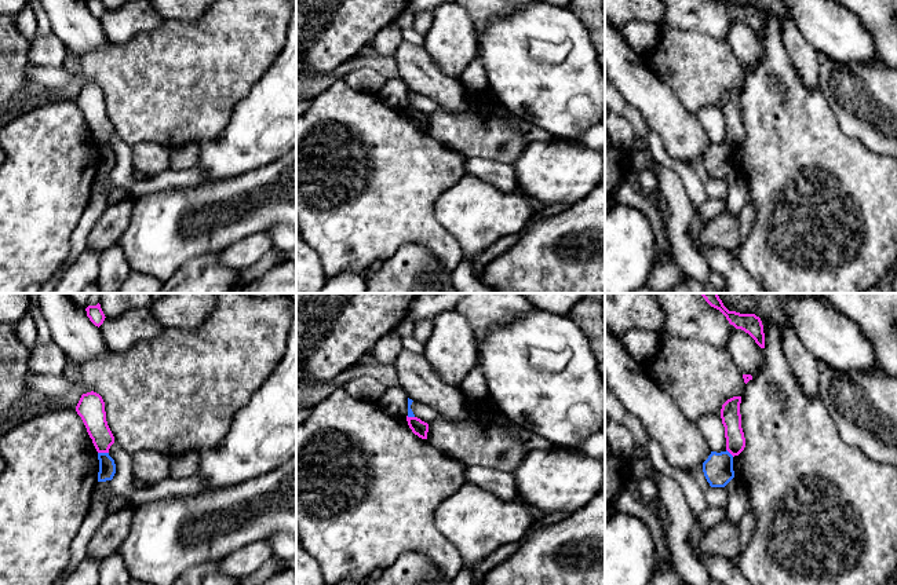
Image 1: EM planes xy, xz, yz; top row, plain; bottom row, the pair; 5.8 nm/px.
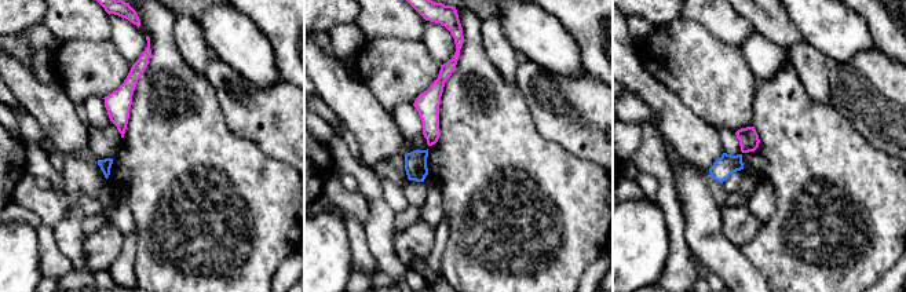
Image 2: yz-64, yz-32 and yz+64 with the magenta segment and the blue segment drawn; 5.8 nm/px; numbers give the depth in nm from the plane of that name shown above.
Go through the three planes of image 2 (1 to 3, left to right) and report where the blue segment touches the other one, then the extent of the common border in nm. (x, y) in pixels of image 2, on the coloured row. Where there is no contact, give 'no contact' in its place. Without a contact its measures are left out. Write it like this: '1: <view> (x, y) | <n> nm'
1: no contact
2: no contact
3: no contact

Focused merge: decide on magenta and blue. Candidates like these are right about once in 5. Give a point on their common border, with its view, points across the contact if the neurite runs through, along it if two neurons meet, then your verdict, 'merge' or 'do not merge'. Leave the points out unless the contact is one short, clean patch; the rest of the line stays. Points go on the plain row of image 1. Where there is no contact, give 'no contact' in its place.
meets magenta in xy at (104, 143); border along xy (98, 143), (108, 145); do not merge

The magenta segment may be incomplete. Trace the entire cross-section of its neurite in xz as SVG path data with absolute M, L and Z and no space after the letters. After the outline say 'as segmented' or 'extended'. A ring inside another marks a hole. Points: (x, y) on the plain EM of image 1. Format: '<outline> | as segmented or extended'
M406 107L406 113L415 127L417 127L422 131L427 131L427 124L429 124L427 114L422 113L417 109L408 109L408 107Z | as segmented

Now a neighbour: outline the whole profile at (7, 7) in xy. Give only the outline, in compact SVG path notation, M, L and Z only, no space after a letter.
M0 0L0 15L15 17L25 7L28 7L29 0Z

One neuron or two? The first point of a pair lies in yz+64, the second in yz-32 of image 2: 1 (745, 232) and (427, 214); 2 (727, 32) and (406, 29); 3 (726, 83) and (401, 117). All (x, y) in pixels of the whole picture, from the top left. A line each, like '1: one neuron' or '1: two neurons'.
1: two neurons
2: one neuron
3: two neurons

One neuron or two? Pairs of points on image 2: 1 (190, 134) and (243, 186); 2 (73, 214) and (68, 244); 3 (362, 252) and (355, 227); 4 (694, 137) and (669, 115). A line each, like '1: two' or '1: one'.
1: one
2: one
3: one
4: one

